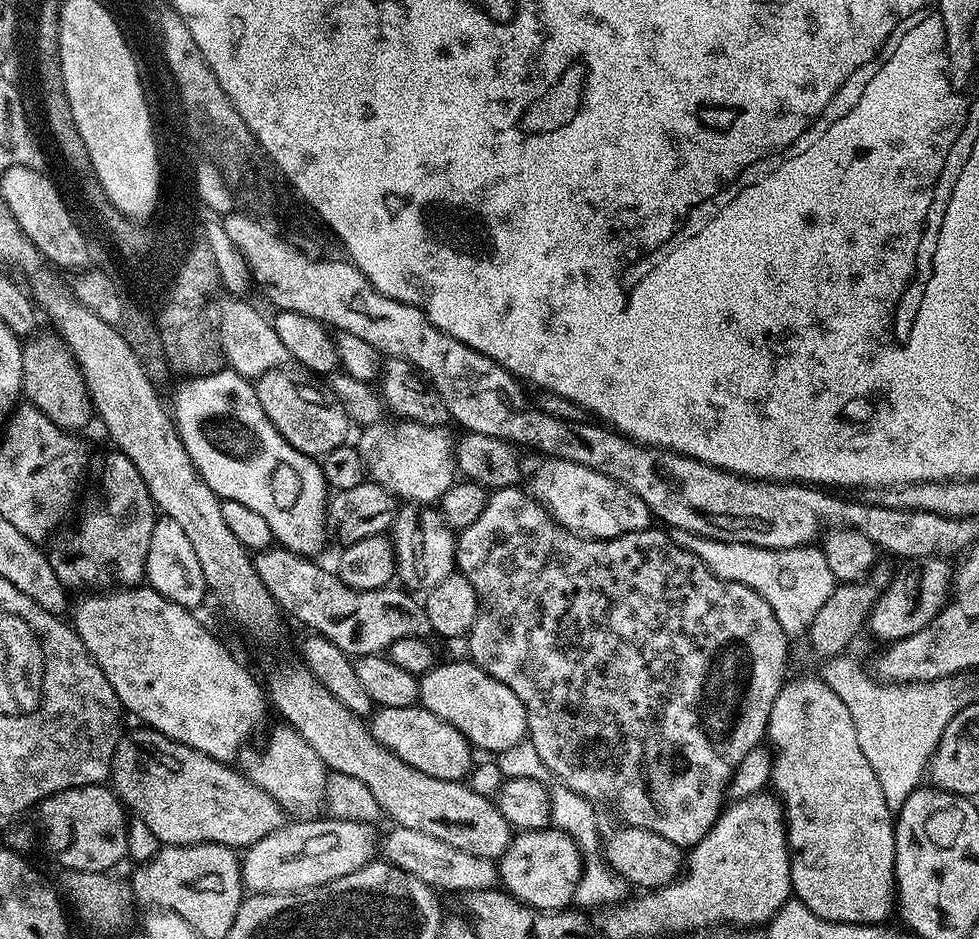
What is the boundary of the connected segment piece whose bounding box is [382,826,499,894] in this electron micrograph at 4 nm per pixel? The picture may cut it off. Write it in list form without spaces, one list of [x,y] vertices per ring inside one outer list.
[[[393,827],[392,832],[382,842],[383,857],[389,863],[398,866],[407,873],[414,874],[437,891],[477,892],[499,885],[499,867],[493,860],[482,858],[480,855],[469,854],[449,843],[439,841],[430,834],[420,830],[410,830],[409,827]]]

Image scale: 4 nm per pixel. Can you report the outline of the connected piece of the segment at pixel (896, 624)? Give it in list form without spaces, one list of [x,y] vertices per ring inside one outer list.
[[[943,555],[923,556],[917,560],[904,560],[901,568],[892,573],[892,581],[868,611],[867,631],[873,632],[883,642],[901,640],[910,634],[918,634],[940,613],[949,599],[948,587],[954,584],[954,568],[948,565]]]

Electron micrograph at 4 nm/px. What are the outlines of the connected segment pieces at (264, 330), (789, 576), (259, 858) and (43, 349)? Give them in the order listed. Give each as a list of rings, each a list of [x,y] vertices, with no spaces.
[[[224,298],[220,304],[220,342],[218,349],[223,363],[239,376],[255,378],[275,368],[283,368],[290,357],[286,346],[282,346],[271,319],[244,298]]]
[[[671,529],[672,540],[678,546],[682,546],[688,552],[693,552],[712,573],[720,580],[733,580],[742,582],[742,586],[750,586],[766,602],[770,602],[770,610],[774,610],[774,618],[782,622],[782,630],[790,637],[807,633],[808,625],[812,623],[814,614],[822,610],[822,602],[830,598],[830,594],[836,589],[837,580],[834,574],[830,574],[830,566],[826,566],[826,558],[823,551],[816,546],[805,546],[803,548],[784,548],[780,552],[773,548],[759,548],[749,544],[734,544],[731,540],[709,540],[707,536],[696,536],[686,530]]]
[[[335,818],[320,819],[293,819],[274,830],[274,834],[266,834],[266,838],[251,844],[243,853],[240,865],[245,889],[252,894],[305,892],[338,878],[346,878],[346,874],[354,874],[354,870],[362,870],[362,866],[377,859],[377,829],[373,825]]]
[[[51,331],[42,332],[33,335],[22,348],[23,399],[38,410],[42,410],[42,414],[58,427],[65,428],[67,432],[73,434],[79,433],[81,431],[79,428],[86,427],[94,420],[88,387],[82,378],[80,367],[72,357],[72,351],[64,345],[59,335]]]

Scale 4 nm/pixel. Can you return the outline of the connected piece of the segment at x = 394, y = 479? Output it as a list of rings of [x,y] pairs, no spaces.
[[[403,418],[397,424],[369,424],[358,441],[358,447],[371,483],[380,484],[386,491],[404,502],[417,506],[435,505],[458,479],[458,456],[454,451],[454,436],[447,427],[426,426],[416,420]]]

